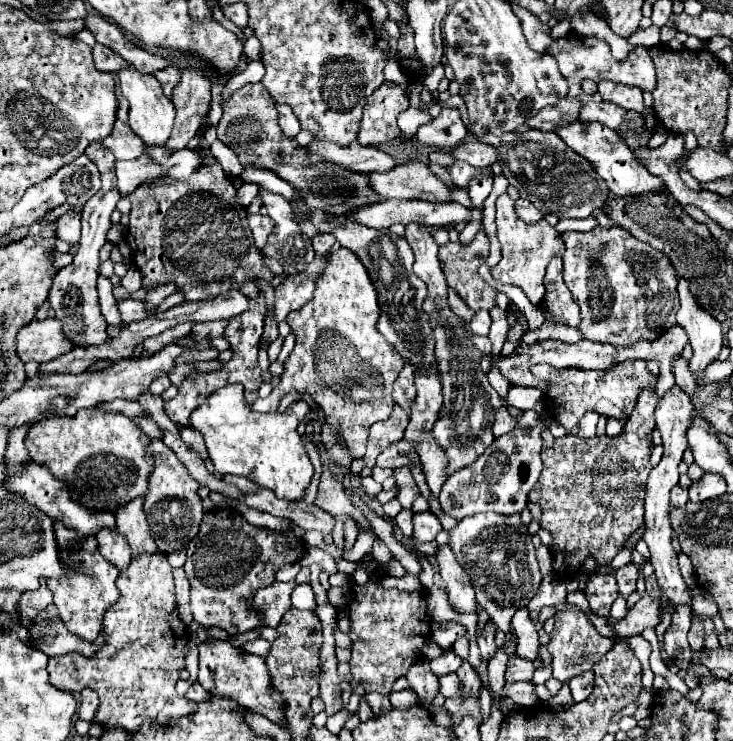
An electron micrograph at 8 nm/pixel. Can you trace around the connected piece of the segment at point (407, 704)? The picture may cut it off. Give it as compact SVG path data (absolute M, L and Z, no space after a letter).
M403 690L403 692L393 692L391 694L391 706L395 710L405 710L417 704L417 694L413 690Z

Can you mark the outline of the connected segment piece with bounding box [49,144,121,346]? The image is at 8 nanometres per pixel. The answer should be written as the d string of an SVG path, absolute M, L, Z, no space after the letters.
M91 144L85 154L97 164L99 172L101 172L101 182L103 188L101 192L89 200L89 204L85 204L83 208L83 216L81 216L81 240L79 240L79 250L75 254L73 264L61 268L53 280L53 288L49 294L49 304L55 310L55 318L63 324L63 332L65 336L69 336L69 340L73 340L75 346L93 346L93 344L105 344L105 340L109 340L107 336L107 322L101 316L99 310L99 302L97 302L97 290L95 290L95 282L97 282L97 270L99 270L99 250L101 246L107 242L107 232L111 228L111 212L115 210L115 204L119 202L119 188L113 176L113 168L115 168L115 156L113 152L109 152L105 146L101 144Z

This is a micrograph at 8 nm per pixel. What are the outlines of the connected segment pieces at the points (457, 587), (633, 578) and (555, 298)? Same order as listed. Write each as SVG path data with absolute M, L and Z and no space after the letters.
M439 546L437 550L437 562L439 562L439 574L445 584L445 590L449 594L449 602L455 606L461 614L471 614L477 610L475 592L473 586L463 572L461 564L457 564L453 550L449 546Z
M627 564L623 568L617 570L615 578L617 578L617 584L619 584L619 592L621 596L629 596L633 594L637 588L635 588L635 582L637 582L637 574L639 574L639 568L635 564Z
M553 256L553 260L547 266L545 274L545 288L547 288L547 298L543 304L545 318L551 322L567 324L567 326L577 326L579 320L579 308L573 304L573 298L569 290L565 288L563 274L561 274L561 256Z

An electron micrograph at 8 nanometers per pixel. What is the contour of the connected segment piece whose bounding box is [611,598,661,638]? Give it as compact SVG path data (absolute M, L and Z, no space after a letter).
M643 598L635 604L633 610L627 612L627 616L621 620L621 622L613 622L613 628L615 632L621 636L621 638L629 638L629 636L635 636L635 634L641 634L643 628L649 628L649 626L657 626L659 624L659 608L661 608L661 600L659 598Z

